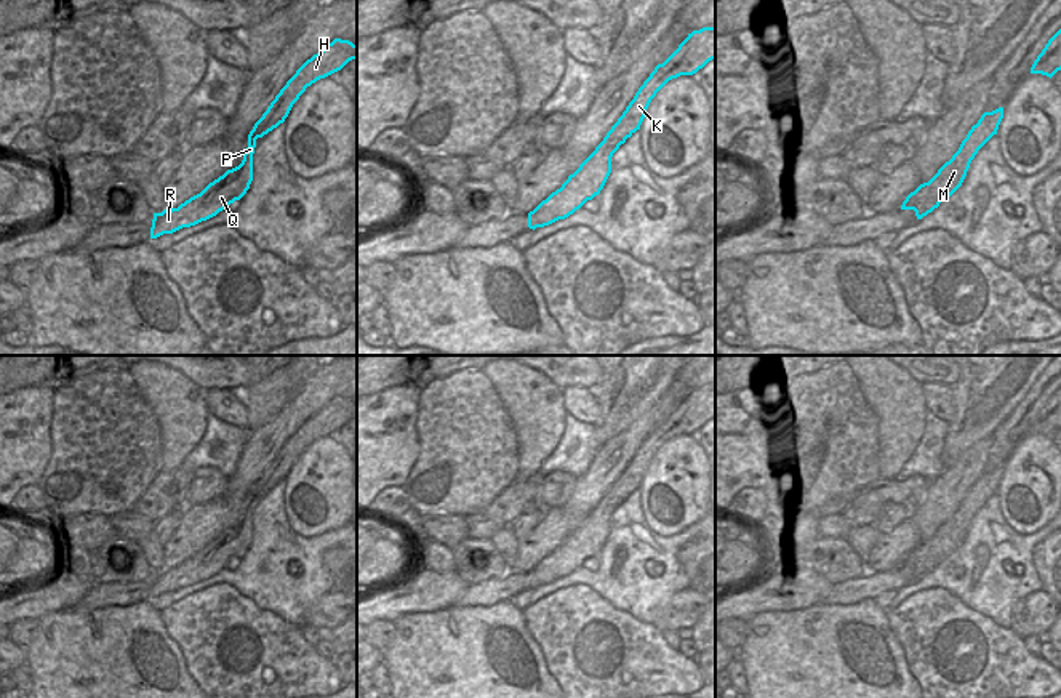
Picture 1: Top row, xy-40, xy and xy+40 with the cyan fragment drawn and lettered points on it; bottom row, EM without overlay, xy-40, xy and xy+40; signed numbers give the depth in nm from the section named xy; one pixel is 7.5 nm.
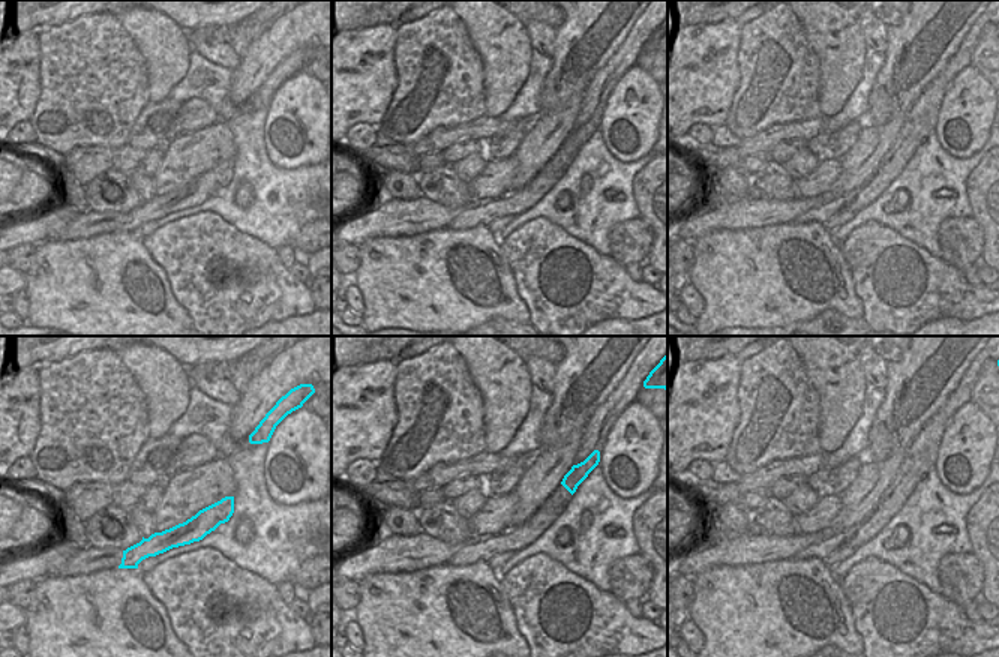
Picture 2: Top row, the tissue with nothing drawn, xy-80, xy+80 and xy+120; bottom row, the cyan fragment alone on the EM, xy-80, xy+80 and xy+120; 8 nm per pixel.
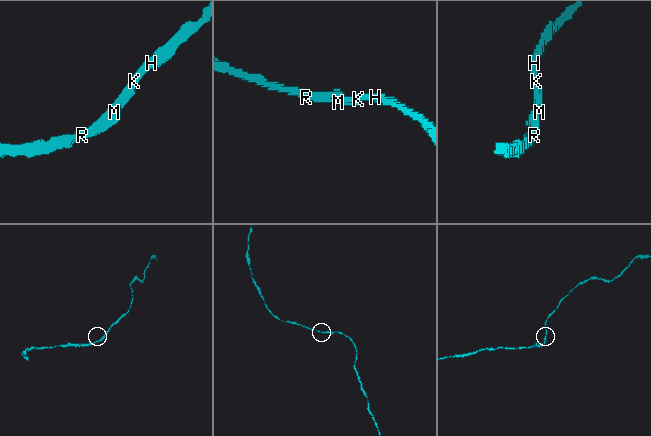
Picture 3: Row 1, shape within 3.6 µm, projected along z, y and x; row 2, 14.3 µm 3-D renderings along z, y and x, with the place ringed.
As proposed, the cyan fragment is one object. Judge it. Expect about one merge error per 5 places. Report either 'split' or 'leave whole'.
leave whole

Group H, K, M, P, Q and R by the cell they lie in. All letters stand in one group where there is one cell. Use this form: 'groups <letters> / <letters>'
groups H K M P Q R

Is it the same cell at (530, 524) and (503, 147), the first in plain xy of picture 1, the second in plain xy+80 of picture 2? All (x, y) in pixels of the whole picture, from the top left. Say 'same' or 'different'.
same

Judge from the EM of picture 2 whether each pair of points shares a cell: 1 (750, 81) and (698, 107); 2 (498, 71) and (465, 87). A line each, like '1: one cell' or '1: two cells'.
1: two cells
2: two cells

